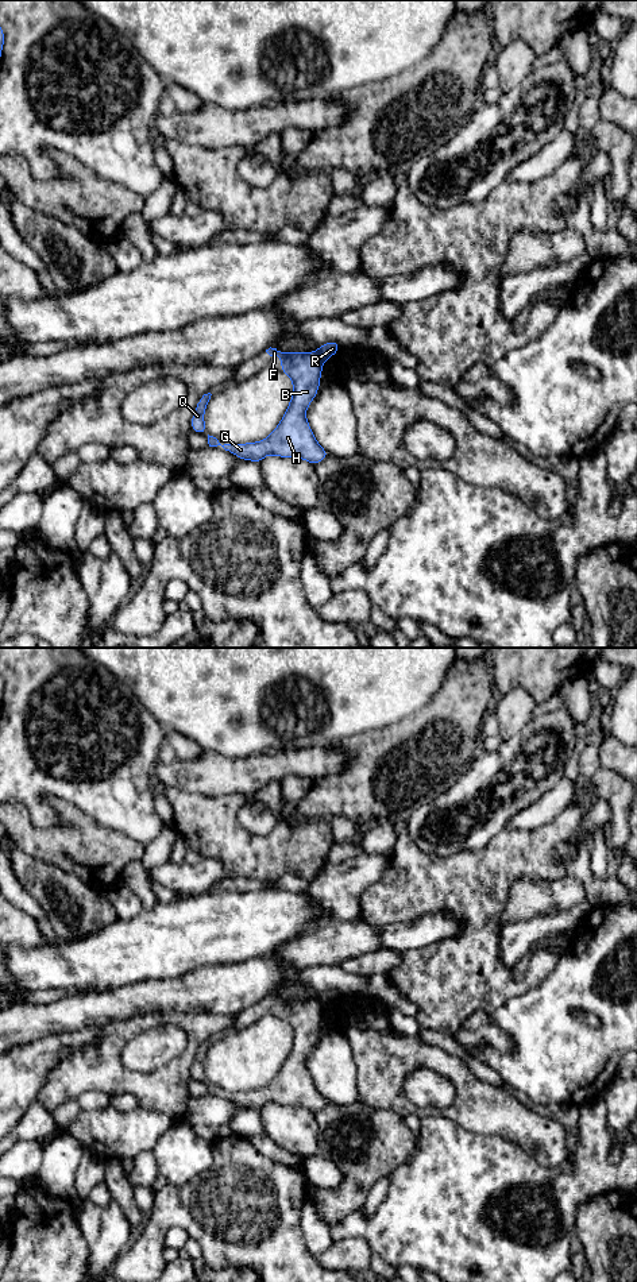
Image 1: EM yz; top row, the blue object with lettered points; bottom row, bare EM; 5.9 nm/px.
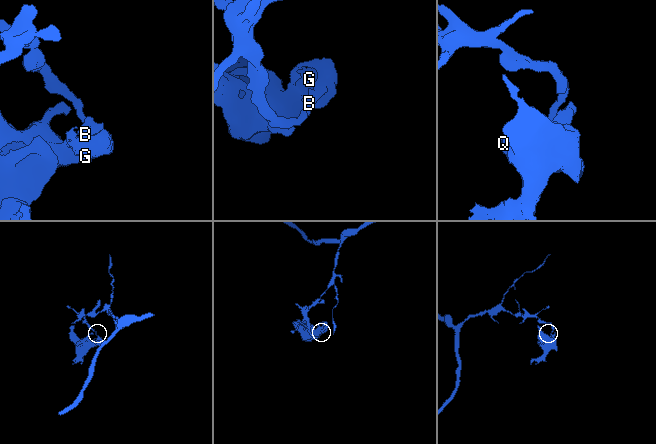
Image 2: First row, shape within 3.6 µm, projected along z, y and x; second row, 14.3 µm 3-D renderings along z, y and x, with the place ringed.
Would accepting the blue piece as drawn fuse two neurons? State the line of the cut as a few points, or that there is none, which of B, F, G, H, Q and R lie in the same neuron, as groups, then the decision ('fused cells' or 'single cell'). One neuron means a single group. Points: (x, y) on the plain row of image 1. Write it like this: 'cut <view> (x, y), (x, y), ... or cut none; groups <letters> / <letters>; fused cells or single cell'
cut yz (317, 997), (323, 1008); groups B F G H Q / R; fused cells

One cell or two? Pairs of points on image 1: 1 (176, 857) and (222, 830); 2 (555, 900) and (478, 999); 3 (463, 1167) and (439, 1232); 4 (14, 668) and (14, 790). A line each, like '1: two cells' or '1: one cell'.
1: two cells
2: two cells
3: one cell
4: one cell

